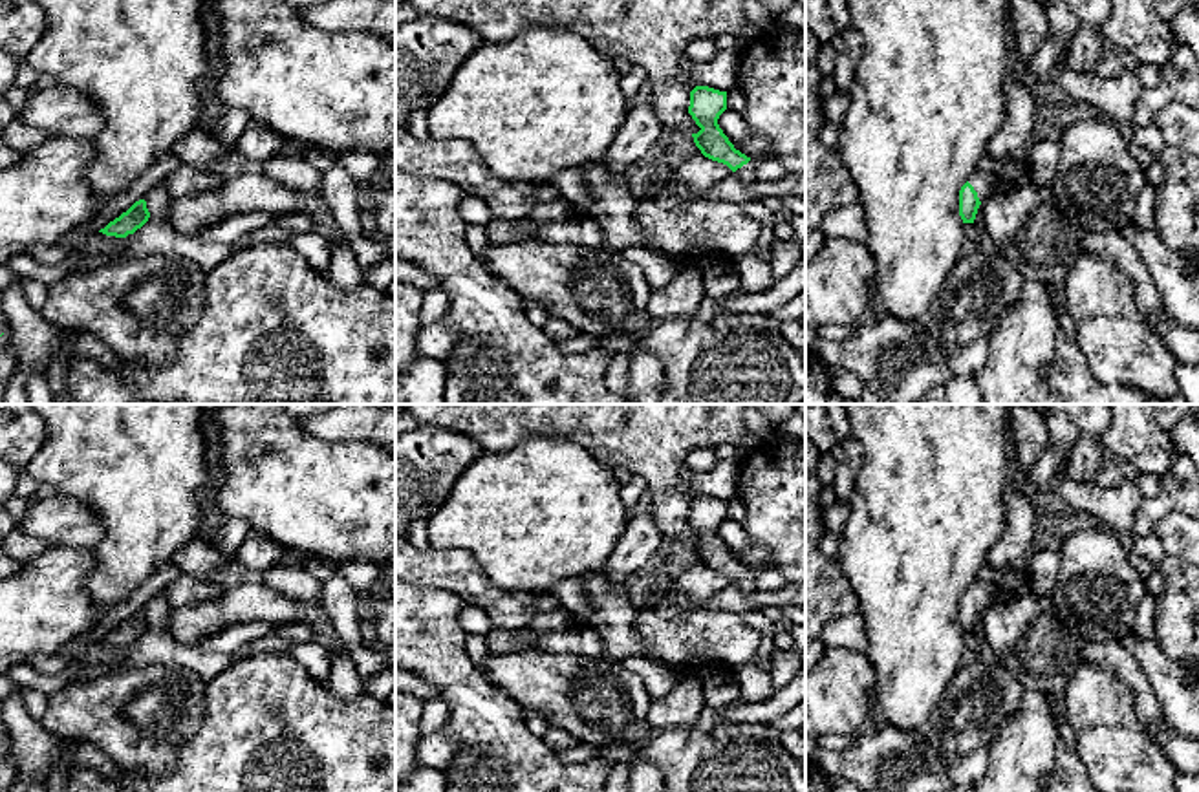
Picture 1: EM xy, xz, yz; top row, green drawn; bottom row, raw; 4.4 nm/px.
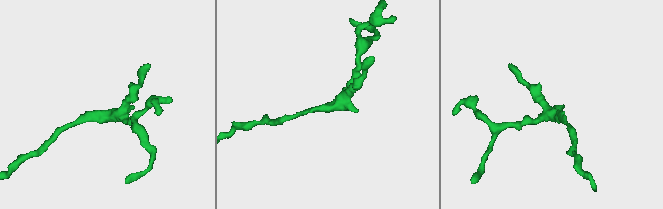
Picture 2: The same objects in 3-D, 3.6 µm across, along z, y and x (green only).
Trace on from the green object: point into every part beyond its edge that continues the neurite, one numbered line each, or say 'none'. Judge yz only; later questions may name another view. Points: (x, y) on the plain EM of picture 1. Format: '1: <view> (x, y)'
1: yz (982, 591)

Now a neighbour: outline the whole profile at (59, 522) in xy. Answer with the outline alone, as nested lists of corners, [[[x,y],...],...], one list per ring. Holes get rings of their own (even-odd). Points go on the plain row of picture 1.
[[[48,498],[27,507],[15,525],[20,532],[38,538],[51,547],[93,549],[104,525],[99,516],[77,499]]]

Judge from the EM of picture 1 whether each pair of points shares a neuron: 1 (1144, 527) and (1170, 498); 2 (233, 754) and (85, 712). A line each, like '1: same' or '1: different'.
1: same
2: different

